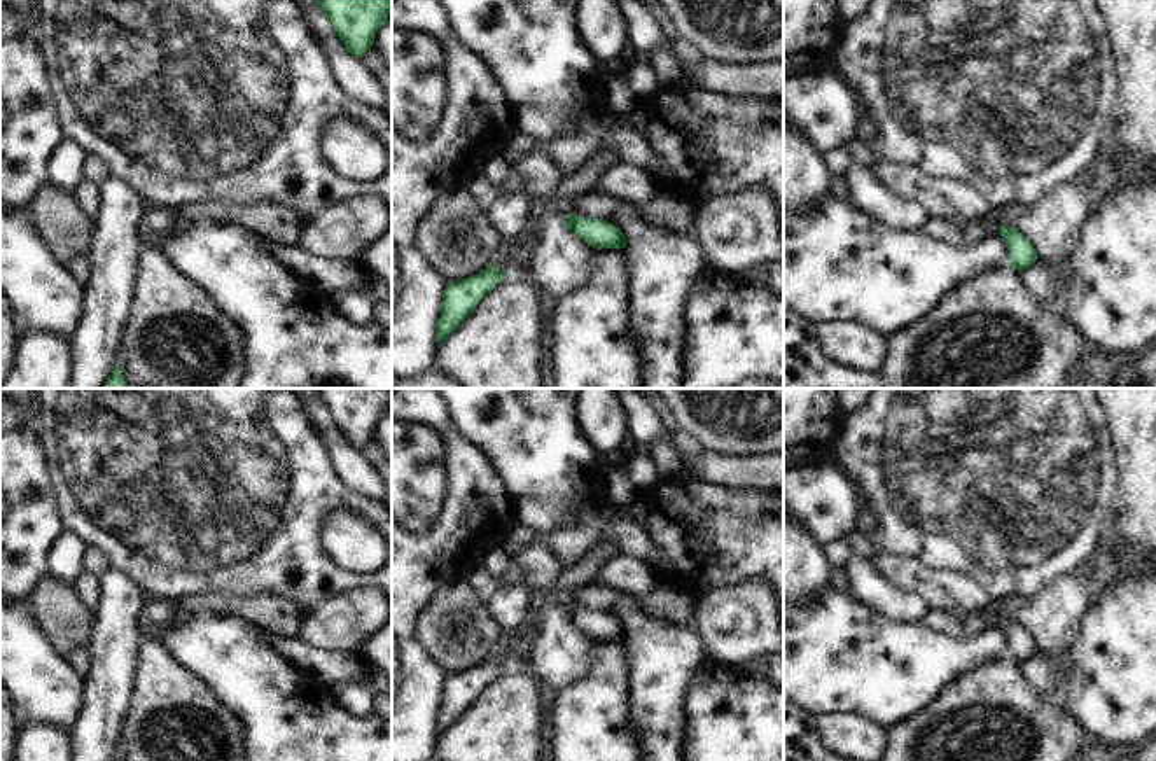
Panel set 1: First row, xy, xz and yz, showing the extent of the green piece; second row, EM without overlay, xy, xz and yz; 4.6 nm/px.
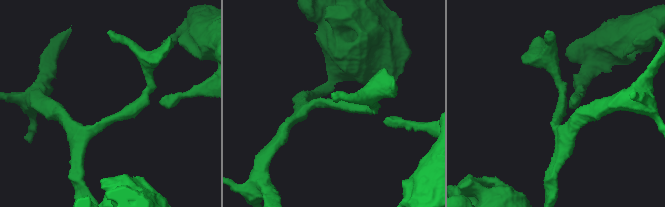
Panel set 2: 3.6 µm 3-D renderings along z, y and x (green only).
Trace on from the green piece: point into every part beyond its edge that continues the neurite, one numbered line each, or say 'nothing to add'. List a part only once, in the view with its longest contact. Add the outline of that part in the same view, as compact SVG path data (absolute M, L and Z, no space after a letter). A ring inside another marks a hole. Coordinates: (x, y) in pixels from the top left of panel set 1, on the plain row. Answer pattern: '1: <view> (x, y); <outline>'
nothing to add

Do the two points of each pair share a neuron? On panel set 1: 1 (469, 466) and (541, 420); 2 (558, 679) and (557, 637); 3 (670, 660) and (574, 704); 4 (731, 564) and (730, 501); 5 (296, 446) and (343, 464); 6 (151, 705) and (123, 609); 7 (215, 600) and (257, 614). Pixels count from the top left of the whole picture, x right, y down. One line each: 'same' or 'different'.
1: different
2: same
3: different
4: same
5: different
6: different
7: same

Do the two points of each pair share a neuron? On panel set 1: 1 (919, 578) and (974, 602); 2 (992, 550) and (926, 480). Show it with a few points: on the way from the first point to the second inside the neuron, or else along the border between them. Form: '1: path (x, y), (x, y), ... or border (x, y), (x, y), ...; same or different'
1: path (933, 585), (961, 595); same
2: path (976, 532), (943, 497); same

